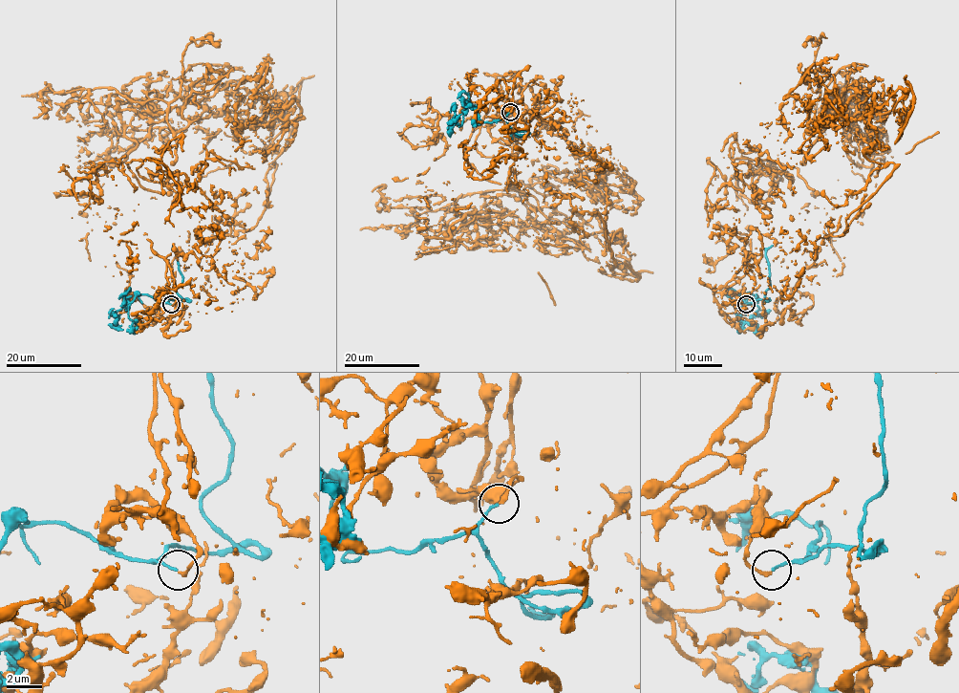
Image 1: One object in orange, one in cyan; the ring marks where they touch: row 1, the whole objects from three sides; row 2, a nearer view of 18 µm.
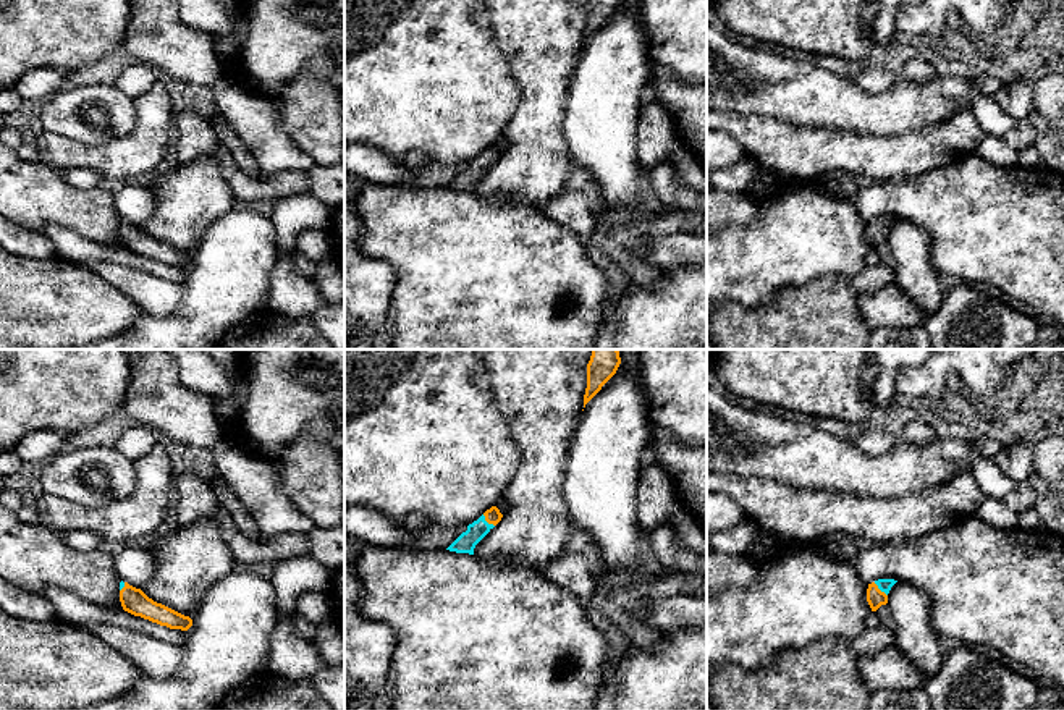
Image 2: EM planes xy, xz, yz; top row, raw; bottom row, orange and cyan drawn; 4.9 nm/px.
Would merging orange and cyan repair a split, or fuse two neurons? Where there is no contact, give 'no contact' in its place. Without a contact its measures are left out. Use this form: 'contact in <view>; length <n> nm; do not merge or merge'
contact in xz; length 90 nm; do not merge

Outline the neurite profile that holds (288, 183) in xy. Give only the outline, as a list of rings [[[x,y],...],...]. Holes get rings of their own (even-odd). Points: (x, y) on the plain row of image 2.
[[[223,146],[215,152],[215,158],[220,162],[222,173],[230,183],[234,199],[244,202],[270,199],[277,202],[310,191],[306,171],[288,170],[272,176],[252,178],[234,163]]]

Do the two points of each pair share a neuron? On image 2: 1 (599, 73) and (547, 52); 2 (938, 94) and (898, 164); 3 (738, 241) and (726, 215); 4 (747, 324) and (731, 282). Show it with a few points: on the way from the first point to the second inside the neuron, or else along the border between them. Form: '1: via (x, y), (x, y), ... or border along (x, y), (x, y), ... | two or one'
1: border along (582, 49), (566, 101) | two
2: border along (954, 114), (927, 126), (882, 136) | two
3: border along (764, 204), (747, 223), (728, 225), (723, 230) | two
4: border along (775, 291), (767, 301), (755, 306), (723, 301) | two

